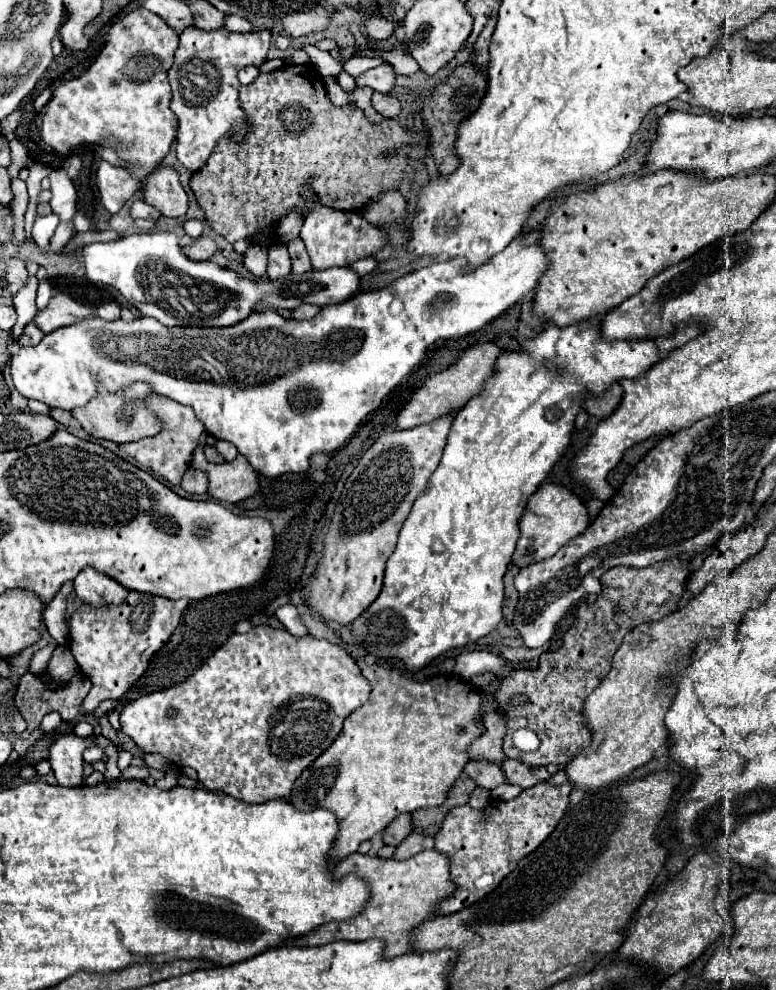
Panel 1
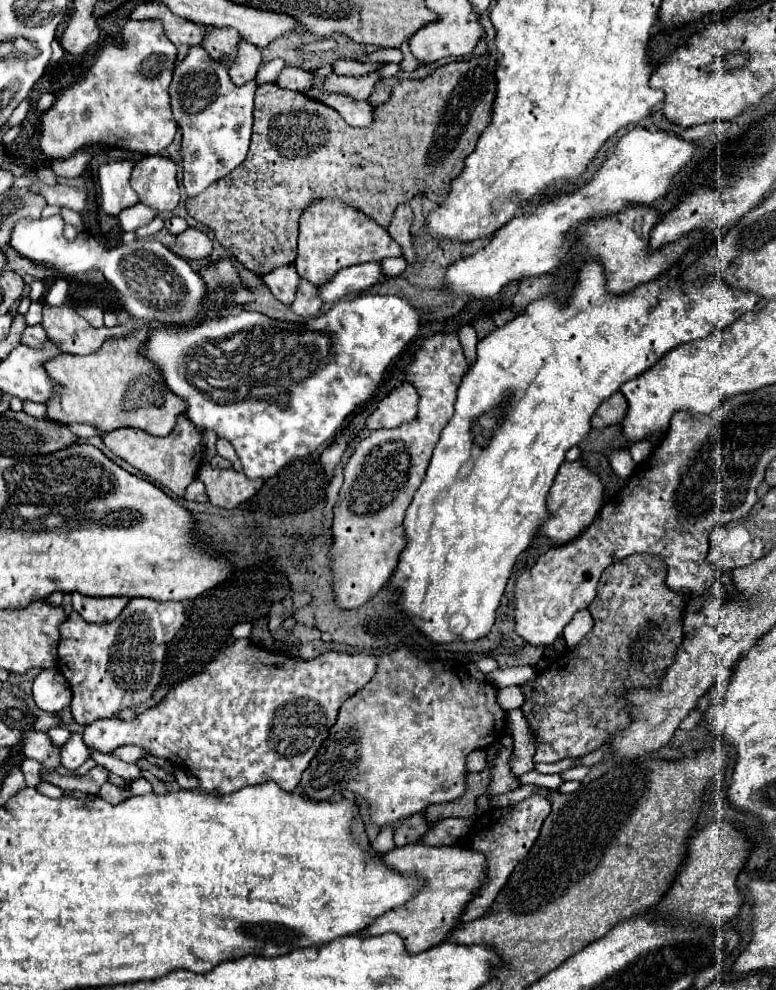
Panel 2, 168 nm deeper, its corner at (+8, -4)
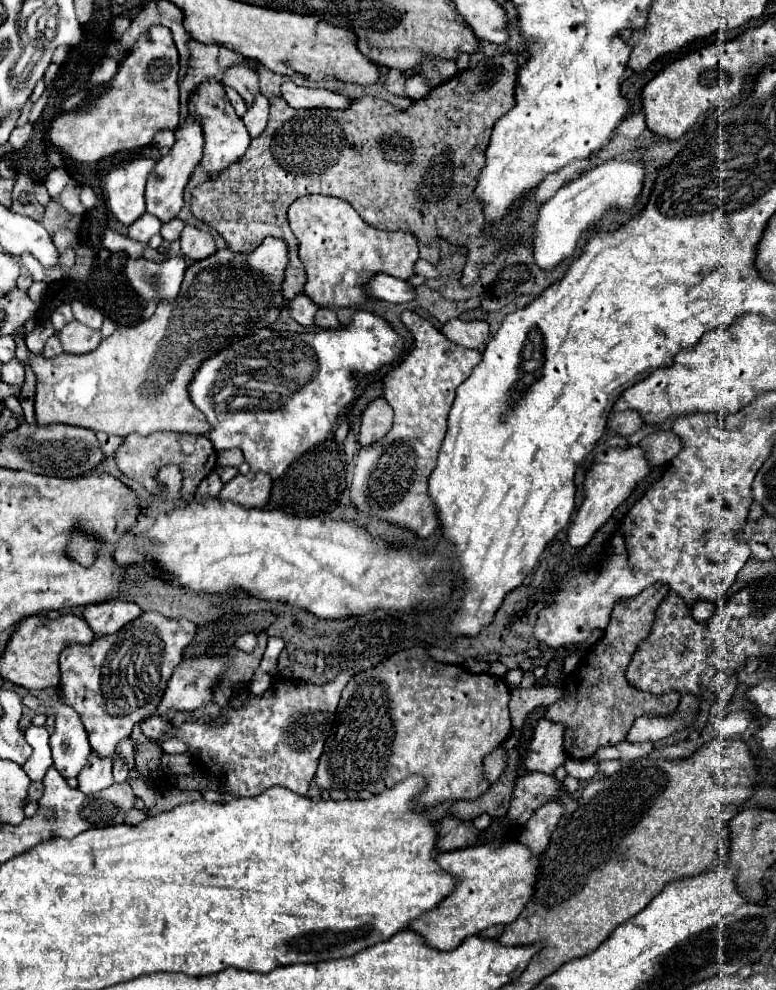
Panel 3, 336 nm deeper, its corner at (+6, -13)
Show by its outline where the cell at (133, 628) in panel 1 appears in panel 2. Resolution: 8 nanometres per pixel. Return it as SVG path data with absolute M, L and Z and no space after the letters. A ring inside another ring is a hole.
M133 598L127 608L107 624L89 624L79 614L69 614L69 620L61 624L59 642L59 670L67 678L73 690L71 714L81 726L103 718L117 718L123 708L135 708L147 702L161 682L163 660L167 644L185 622L185 608L181 602L155 602L151 598Z

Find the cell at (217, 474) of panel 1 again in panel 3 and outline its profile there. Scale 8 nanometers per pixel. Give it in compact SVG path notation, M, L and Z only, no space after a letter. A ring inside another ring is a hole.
M265 473L237 475L219 493L219 501L233 501L241 507L263 507L269 499L271 479Z

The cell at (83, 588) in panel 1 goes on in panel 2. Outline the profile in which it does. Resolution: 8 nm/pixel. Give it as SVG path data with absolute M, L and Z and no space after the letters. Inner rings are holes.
M71 594L73 596L73 608L79 612L87 622L111 622L121 614L121 610L127 606L127 598L91 598L83 594Z

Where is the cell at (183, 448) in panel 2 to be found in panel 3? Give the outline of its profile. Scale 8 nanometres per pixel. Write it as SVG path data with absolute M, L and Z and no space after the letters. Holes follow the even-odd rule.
M131 433L123 437L123 443L115 451L115 463L117 467L129 477L139 481L149 493L161 493L163 483L159 483L157 475L163 467L167 465L177 465L183 473L183 487L181 487L181 497L183 499L193 499L199 483L215 469L217 465L217 451L213 449L211 439L199 435L199 437L187 437L181 441L181 435L177 433L153 433L153 435L142 436Z

